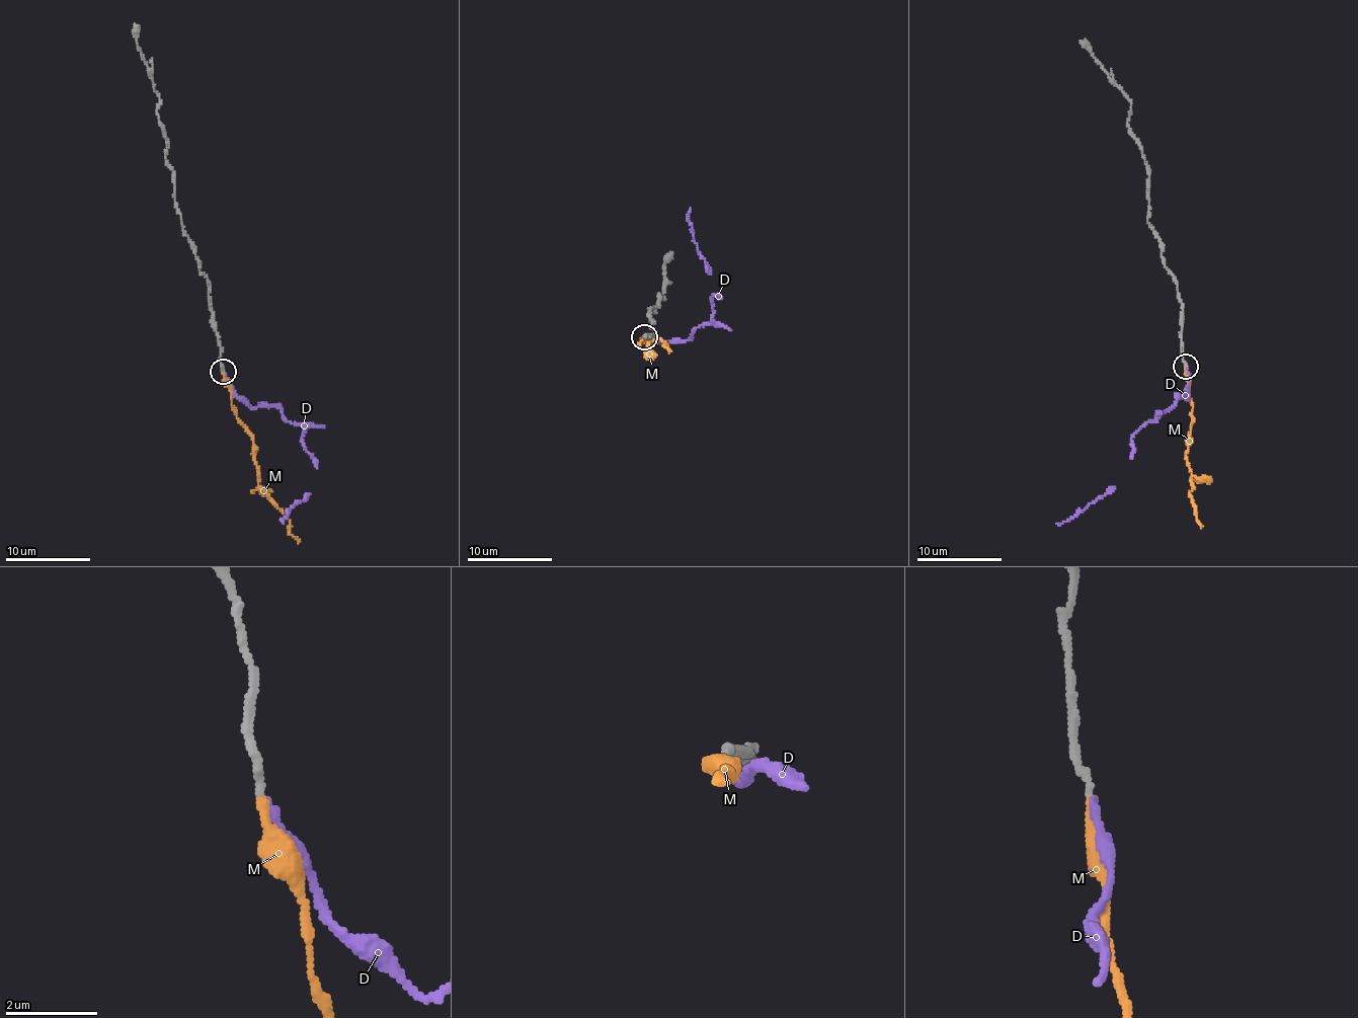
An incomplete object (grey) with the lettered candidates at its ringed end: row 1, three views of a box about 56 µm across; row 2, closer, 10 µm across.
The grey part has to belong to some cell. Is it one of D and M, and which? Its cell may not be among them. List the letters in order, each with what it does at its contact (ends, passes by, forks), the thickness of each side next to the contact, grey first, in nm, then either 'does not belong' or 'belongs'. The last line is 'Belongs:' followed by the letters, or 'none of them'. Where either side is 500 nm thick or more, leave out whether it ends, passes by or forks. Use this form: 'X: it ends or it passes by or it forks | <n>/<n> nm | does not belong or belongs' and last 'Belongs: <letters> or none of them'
D: it ends | 160/150 nm | does not belong
M: it ends | 160/190 nm | belongs
Belongs: M

